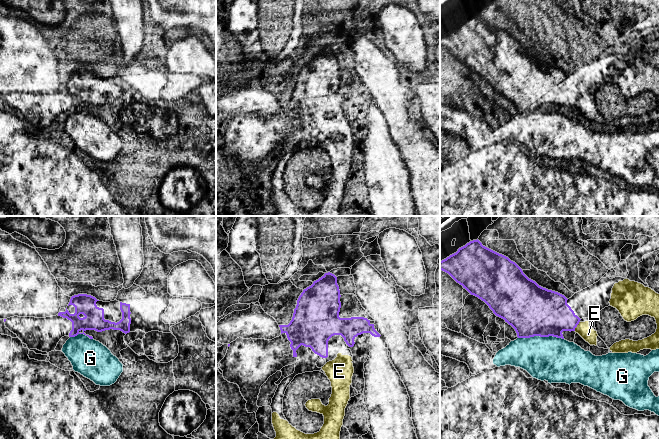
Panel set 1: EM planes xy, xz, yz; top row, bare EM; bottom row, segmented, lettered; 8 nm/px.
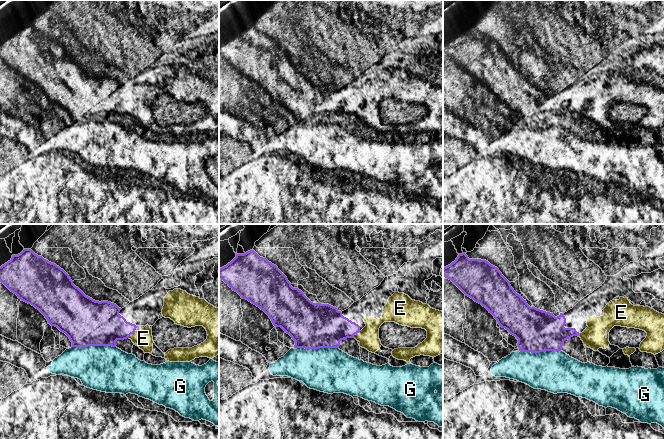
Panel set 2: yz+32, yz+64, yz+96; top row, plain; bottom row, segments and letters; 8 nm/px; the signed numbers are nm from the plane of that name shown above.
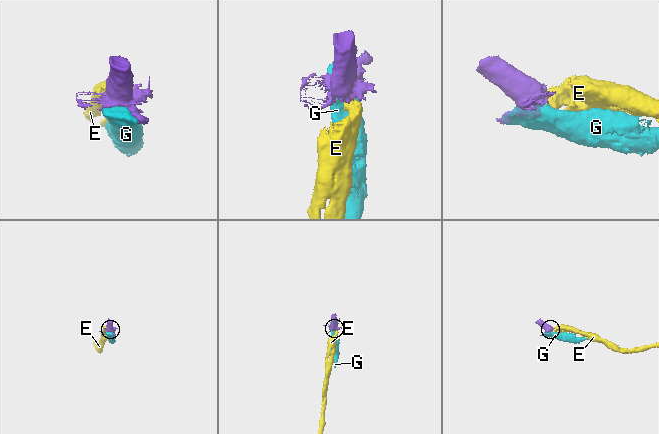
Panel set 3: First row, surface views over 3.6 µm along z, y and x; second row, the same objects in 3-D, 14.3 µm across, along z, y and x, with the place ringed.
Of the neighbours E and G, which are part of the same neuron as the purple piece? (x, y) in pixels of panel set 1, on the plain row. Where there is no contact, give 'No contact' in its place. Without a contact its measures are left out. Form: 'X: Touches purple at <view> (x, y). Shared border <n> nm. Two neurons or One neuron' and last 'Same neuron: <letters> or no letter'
E: Touches purple at yz (576, 102). Shared border 90 nm. One neuron
G: Touches purple at yz (541, 112). Shared border 360 nm. Two neurons
Same neuron: E

